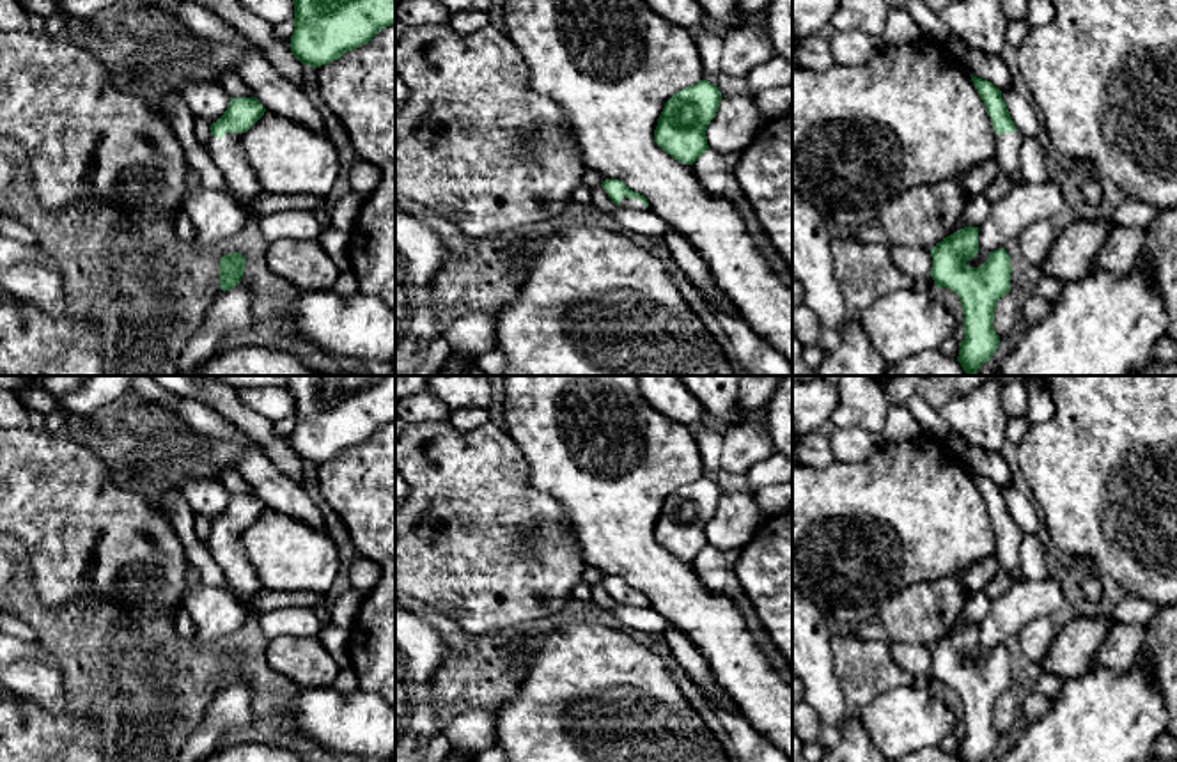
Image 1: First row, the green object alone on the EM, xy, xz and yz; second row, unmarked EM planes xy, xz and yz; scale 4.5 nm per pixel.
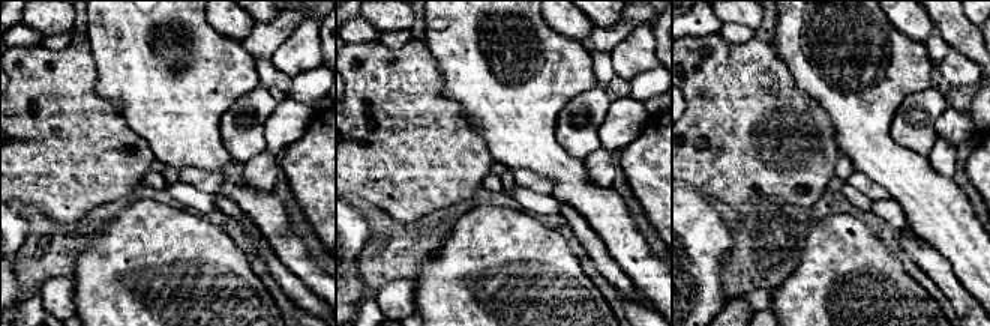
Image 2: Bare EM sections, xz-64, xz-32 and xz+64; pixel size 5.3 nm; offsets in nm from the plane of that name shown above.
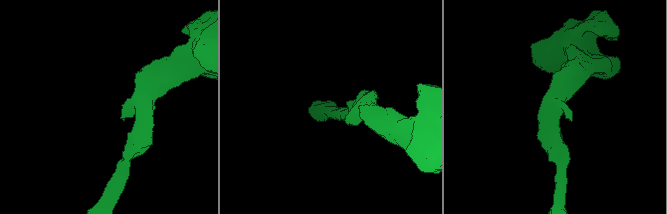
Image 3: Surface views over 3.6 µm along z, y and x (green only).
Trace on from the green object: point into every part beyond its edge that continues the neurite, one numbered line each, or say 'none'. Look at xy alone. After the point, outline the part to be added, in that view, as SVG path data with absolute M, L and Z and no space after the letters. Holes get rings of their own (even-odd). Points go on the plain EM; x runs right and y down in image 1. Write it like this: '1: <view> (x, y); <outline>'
1: xy (227, 550); M223 530L223 535L211 533L206 546L223 571L232 594L252 615L252 597L262 590L241 544L243 530Z

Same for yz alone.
1: yz (1007, 553); M1019 528L998 532L996 560L1000 569L1012 576L1012 583L1025 581L1019 565L1019 544L1023 532Z

